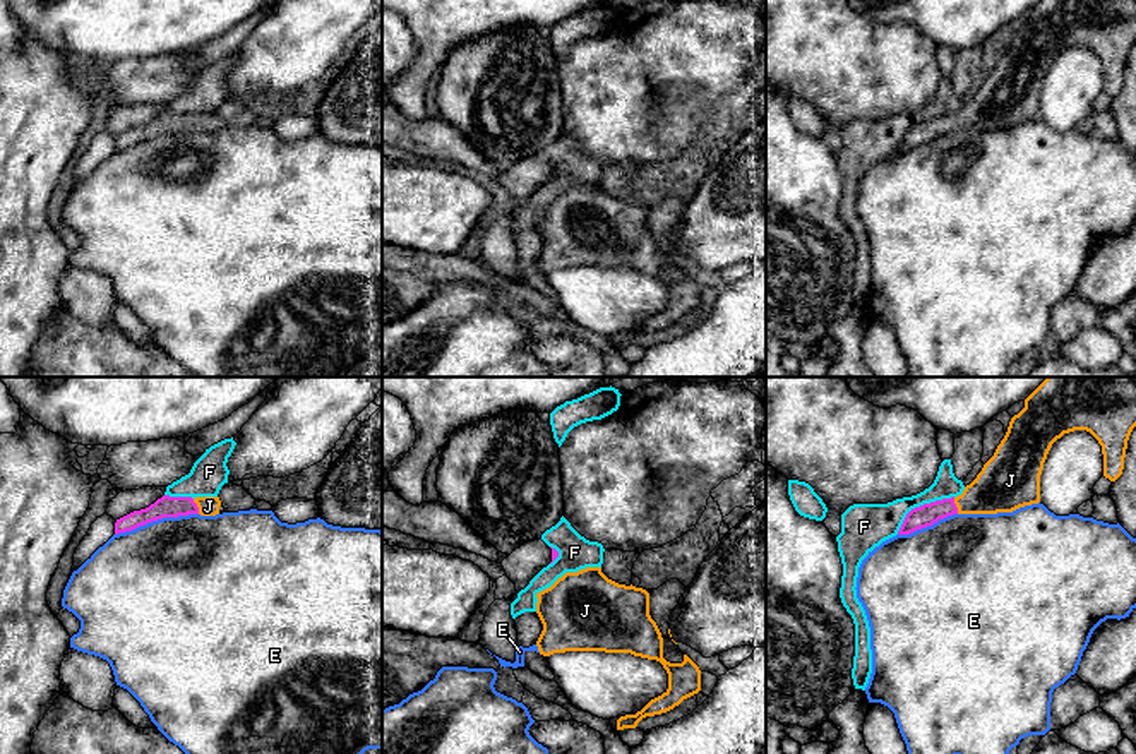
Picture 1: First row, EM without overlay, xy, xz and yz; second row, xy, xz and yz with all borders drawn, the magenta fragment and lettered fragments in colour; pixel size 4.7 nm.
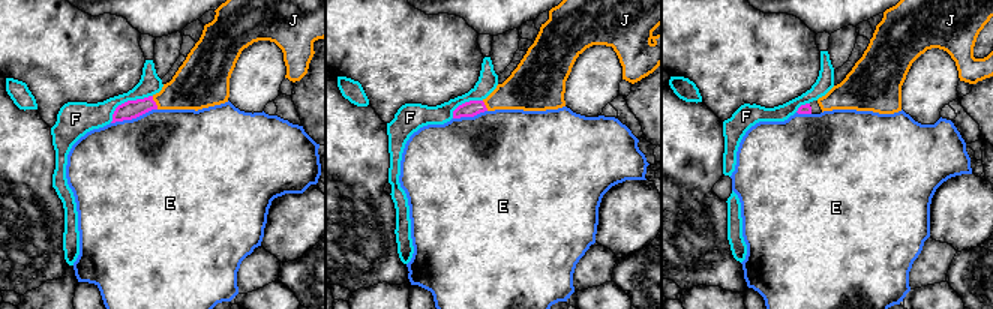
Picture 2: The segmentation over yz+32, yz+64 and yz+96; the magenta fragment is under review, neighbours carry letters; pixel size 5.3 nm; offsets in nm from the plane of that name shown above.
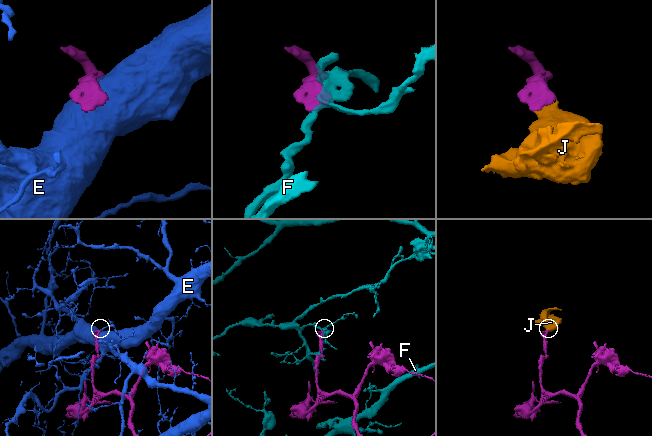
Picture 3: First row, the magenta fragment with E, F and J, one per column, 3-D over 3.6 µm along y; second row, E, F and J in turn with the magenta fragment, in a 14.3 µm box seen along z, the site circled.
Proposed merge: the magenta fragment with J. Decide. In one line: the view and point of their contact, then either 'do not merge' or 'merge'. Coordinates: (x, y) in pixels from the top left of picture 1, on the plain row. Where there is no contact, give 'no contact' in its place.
meets magenta in yz at (955, 122); merge

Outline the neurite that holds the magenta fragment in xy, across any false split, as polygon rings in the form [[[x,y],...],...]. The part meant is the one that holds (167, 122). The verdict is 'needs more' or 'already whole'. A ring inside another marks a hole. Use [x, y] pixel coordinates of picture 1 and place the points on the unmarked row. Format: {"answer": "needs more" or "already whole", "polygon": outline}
{"answer": "needs more", "polygon": [[[163,111],[146,125],[134,127],[115,139],[115,151],[132,147],[147,139],[163,134],[178,134],[188,130],[216,132],[219,130],[219,113],[170,113]]]}

